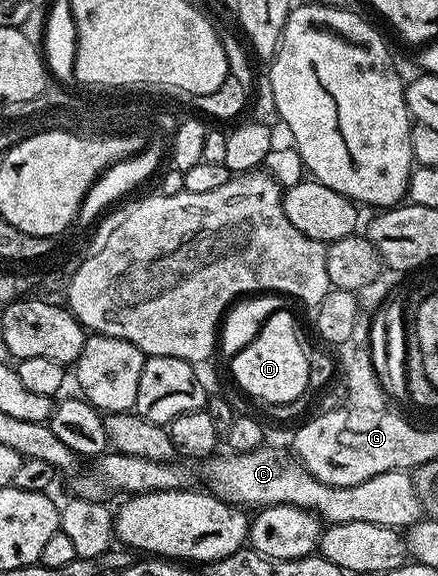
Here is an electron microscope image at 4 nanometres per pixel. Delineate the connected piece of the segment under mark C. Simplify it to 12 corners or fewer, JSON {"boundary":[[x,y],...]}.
{"boundary":[[287,451],[208,456],[207,491],[241,510],[307,508],[328,524],[407,530],[407,471],[318,482]]}

